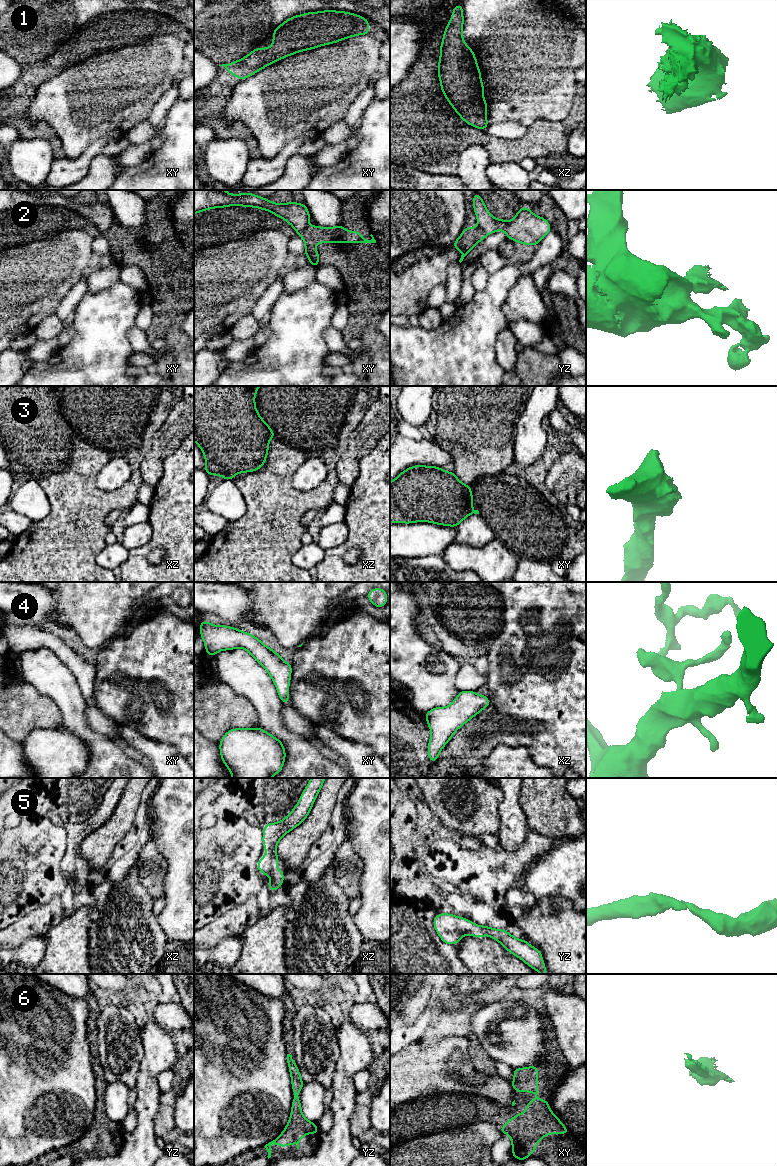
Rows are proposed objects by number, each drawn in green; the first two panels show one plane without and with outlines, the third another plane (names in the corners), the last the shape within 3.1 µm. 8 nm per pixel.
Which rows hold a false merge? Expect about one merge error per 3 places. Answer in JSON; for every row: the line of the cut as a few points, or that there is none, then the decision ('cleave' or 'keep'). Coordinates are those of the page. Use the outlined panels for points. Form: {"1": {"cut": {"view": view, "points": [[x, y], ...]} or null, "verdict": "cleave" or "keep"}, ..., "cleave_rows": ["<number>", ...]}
{"1": {"cut": null, "verdict": "keep"}, "2": {"cut": {"view": "xy", "points": [[308, 225], [301, 232], [297, 233]]}, "verdict": "cleave"}, "3": {"cut": null, "verdict": "keep"}, "4": {"cut": null, "verdict": "keep"}, "5": {"cut": null, "verdict": "keep"}, "6": {"cut": null, "verdict": "keep"}, "cleave_rows": ["2"]}

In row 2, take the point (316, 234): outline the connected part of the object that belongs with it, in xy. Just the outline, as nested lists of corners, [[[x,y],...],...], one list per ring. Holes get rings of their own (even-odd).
[[[342,225],[323,228],[321,226],[307,226],[302,233],[297,233],[305,242],[304,253],[309,263],[319,267],[319,253],[315,249],[316,243],[376,243],[373,235],[371,240],[365,239],[358,231],[348,231]]]

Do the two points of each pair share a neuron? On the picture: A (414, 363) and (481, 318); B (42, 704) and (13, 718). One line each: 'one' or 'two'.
A: one
B: one

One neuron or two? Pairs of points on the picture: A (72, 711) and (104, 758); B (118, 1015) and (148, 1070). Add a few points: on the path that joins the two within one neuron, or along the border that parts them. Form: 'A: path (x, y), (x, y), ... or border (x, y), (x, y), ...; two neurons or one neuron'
A: path (77, 723), (99, 746); one neuron
B: border (141, 1033), (142, 1059), (135, 1080); two neurons

